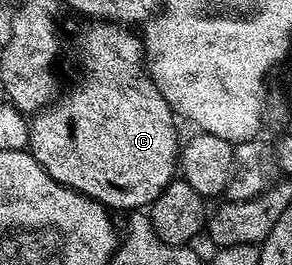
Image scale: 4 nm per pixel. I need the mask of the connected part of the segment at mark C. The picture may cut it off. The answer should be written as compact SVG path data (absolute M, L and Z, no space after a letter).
M94 20L87 25L89 26L81 33L81 45L85 48L85 53L81 53L77 57L78 63L81 64L81 78L70 87L66 97L58 96L56 100L46 105L32 118L28 152L32 153L33 158L41 164L43 171L47 171L47 175L51 175L51 179L63 183L68 189L87 195L113 211L116 209L137 211L142 207L152 205L155 198L175 180L175 174L179 169L179 140L177 141L176 125L178 122L175 120L173 108L169 106L167 99L163 99L159 87L155 87L155 83L149 78L149 71L145 67L145 47L142 38L138 34L136 37L133 34L136 32L132 28L119 25L115 21Z

